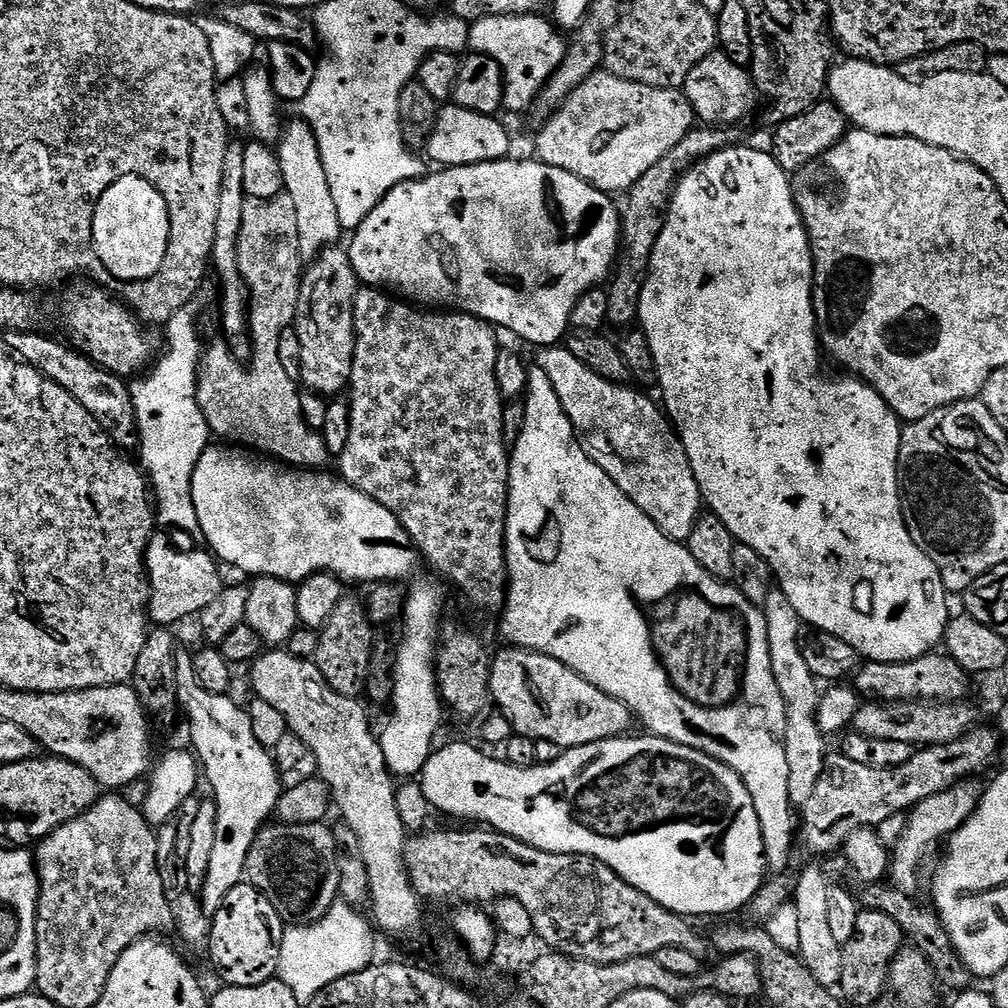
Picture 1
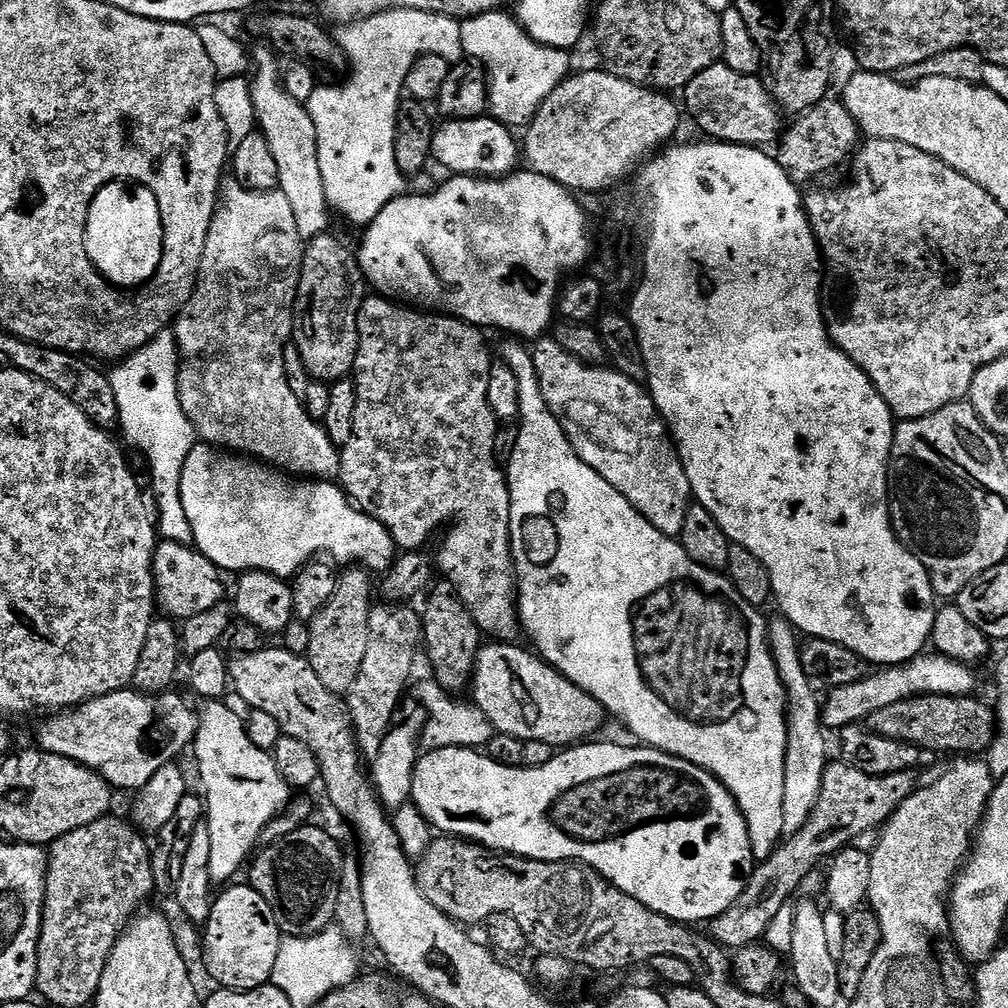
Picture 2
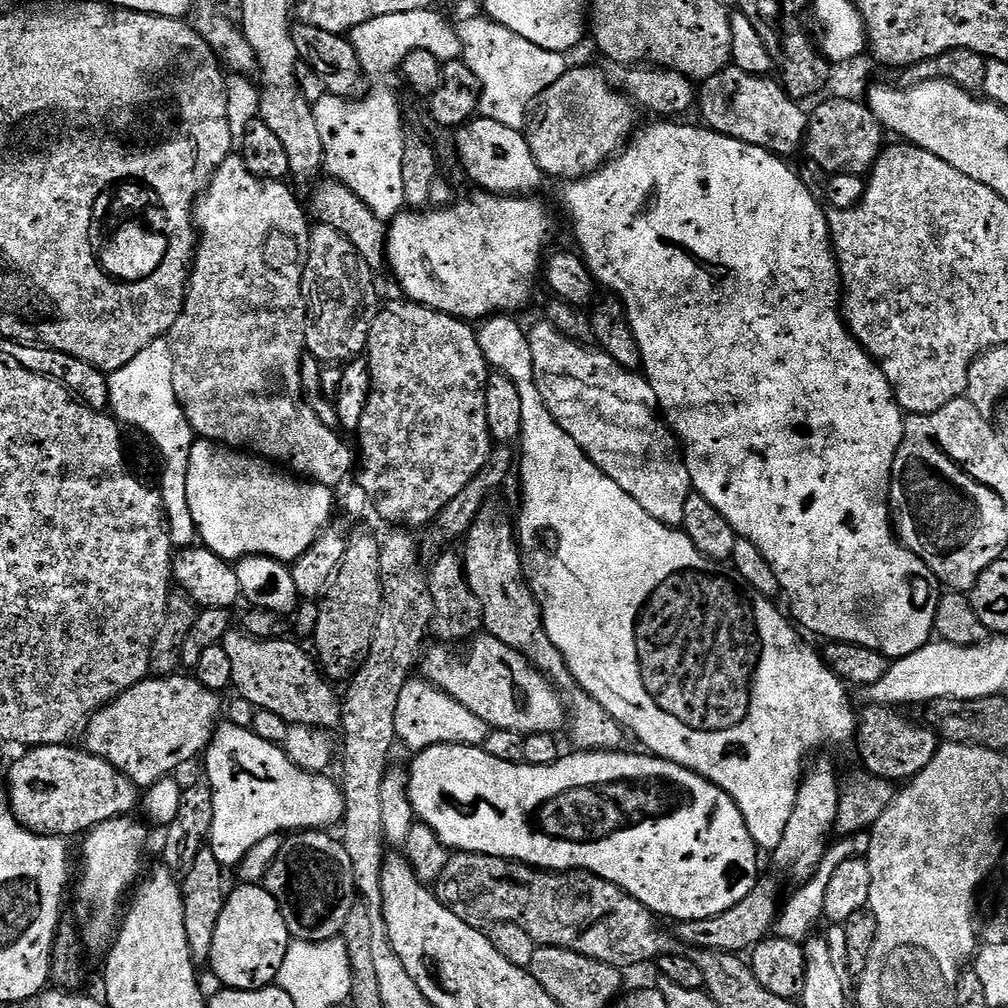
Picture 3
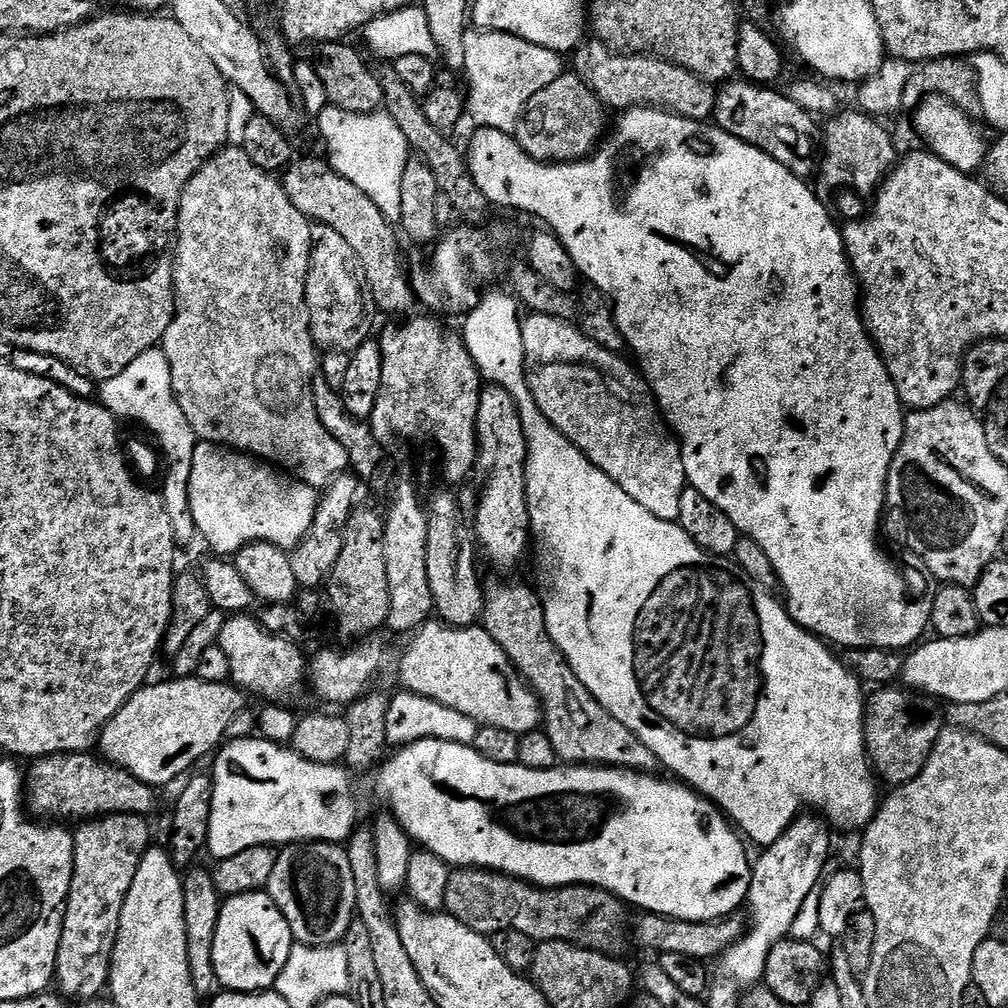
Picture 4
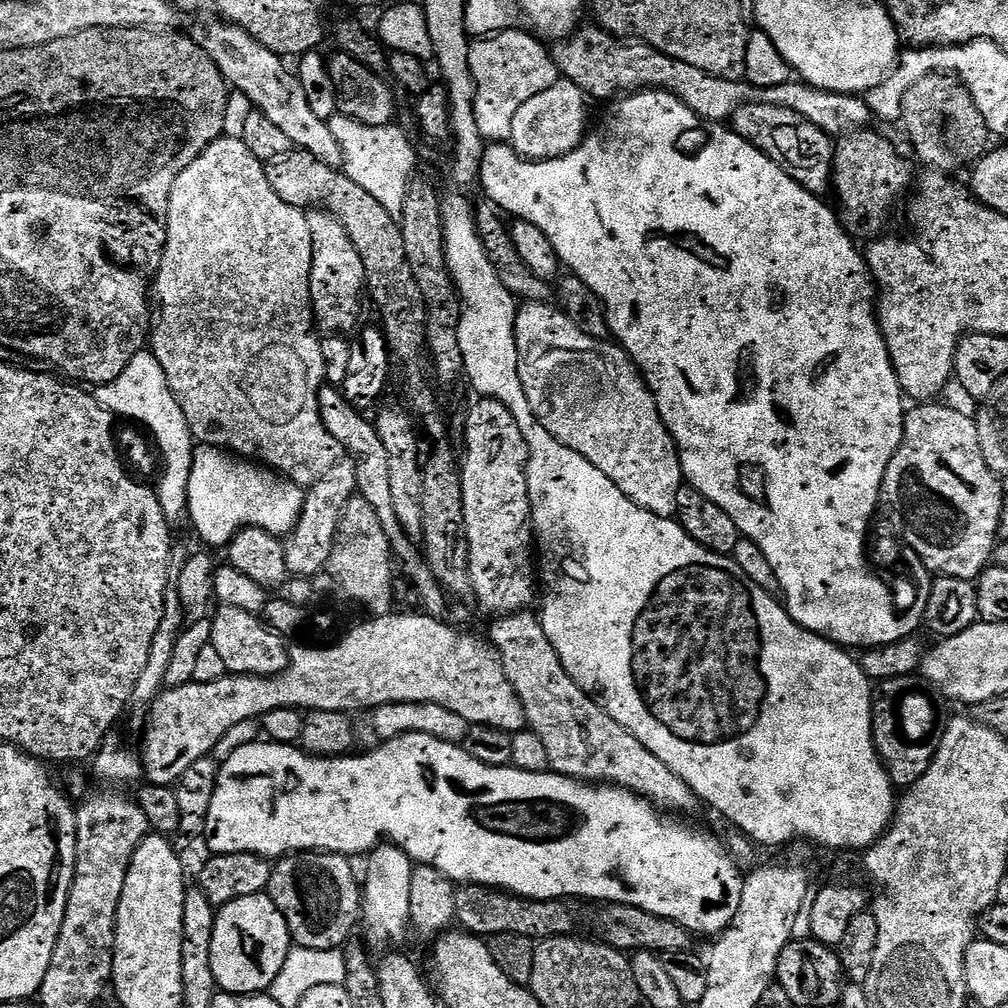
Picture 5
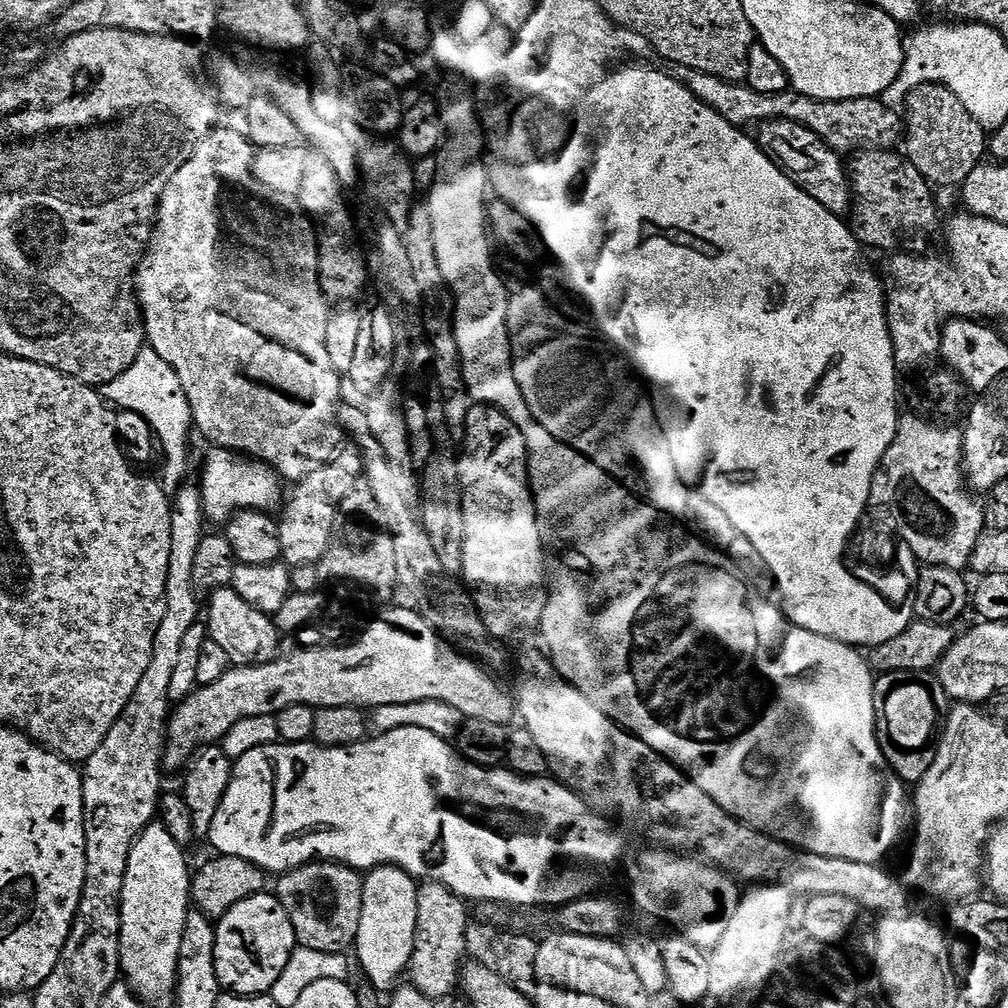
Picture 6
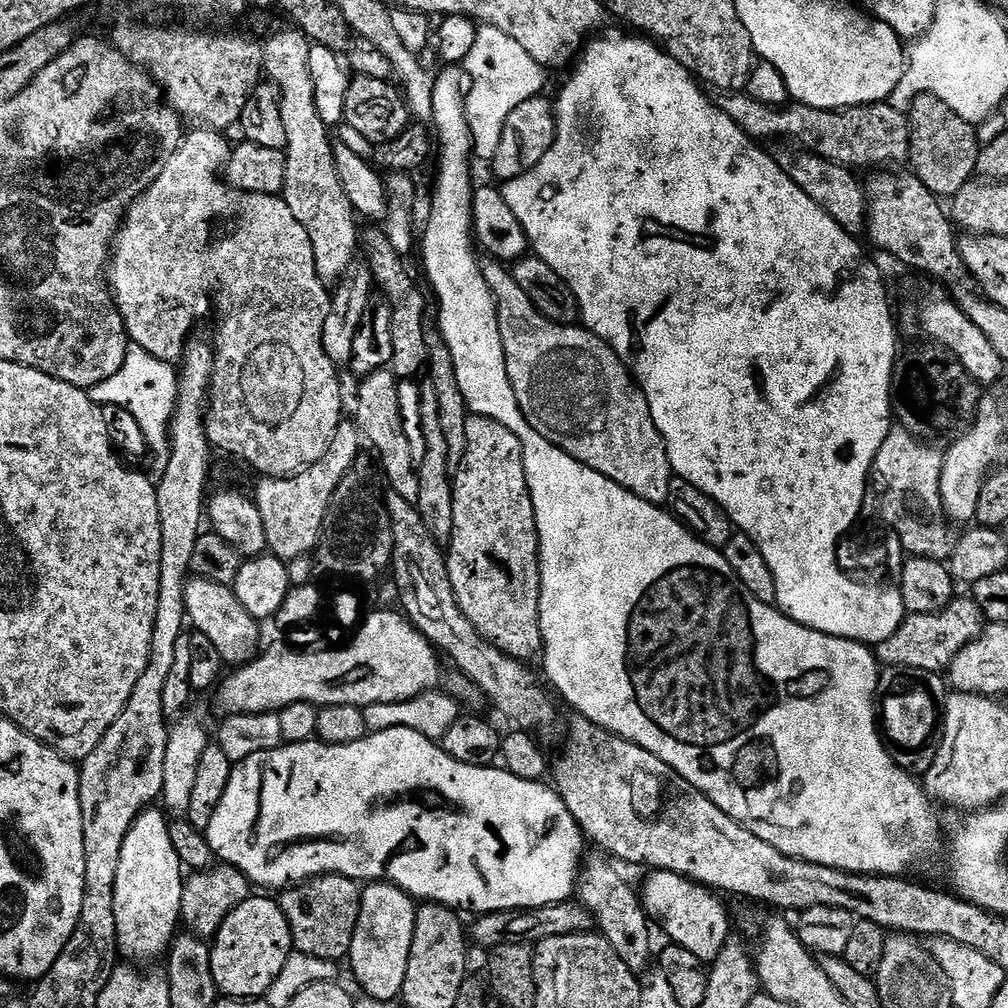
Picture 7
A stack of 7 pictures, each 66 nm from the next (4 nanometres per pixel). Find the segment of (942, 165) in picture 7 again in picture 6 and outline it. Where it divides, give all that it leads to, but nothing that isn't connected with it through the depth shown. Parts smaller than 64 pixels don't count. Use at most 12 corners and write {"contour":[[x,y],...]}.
{"contour":[[953,91],[904,103],[904,154],[935,187],[959,187],[988,134]]}

